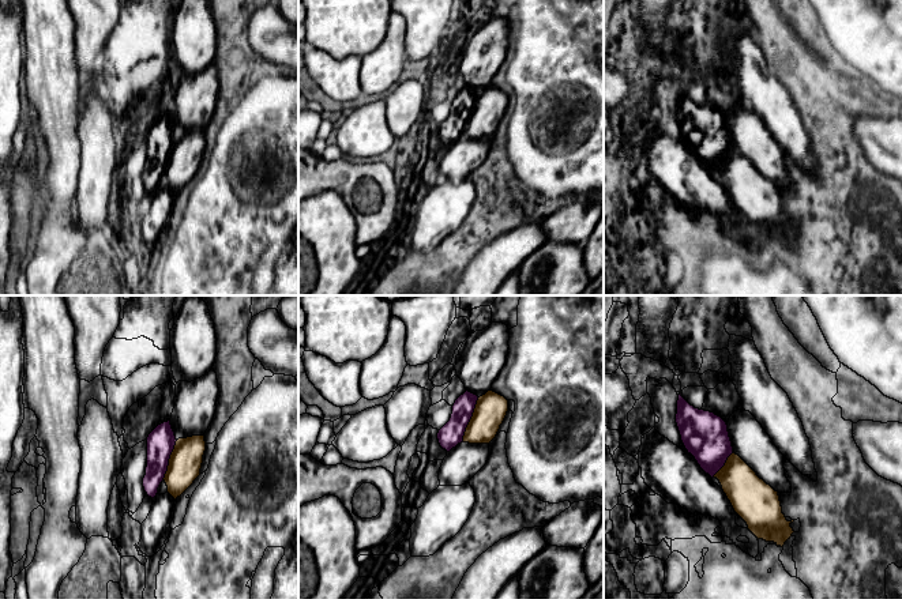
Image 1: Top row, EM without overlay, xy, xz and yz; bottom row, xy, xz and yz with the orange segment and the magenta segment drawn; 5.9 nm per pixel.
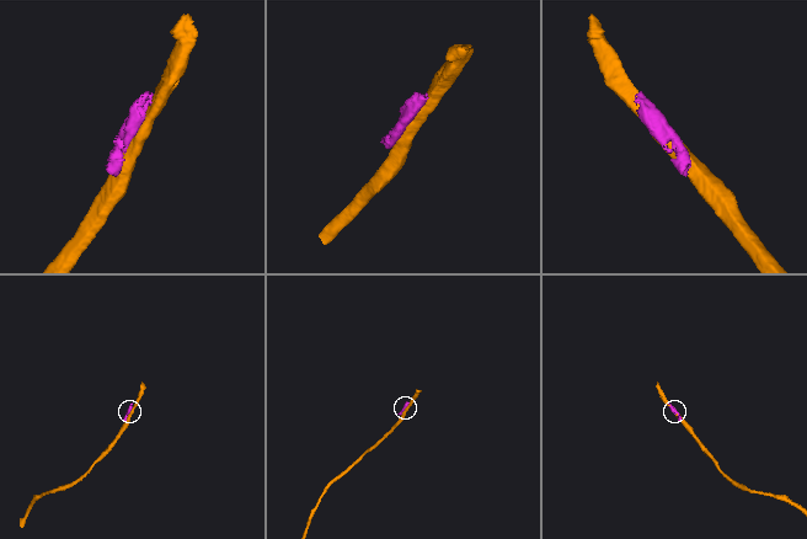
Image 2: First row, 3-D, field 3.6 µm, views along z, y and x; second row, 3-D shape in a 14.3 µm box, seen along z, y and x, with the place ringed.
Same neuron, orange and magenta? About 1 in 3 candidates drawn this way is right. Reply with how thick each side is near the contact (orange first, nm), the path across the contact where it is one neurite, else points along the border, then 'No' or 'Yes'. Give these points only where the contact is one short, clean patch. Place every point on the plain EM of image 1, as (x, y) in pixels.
Thickness 190 nm (orange) against 140 nm. No

